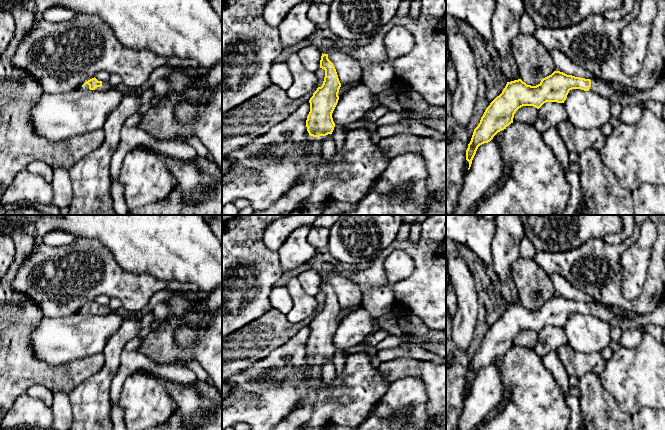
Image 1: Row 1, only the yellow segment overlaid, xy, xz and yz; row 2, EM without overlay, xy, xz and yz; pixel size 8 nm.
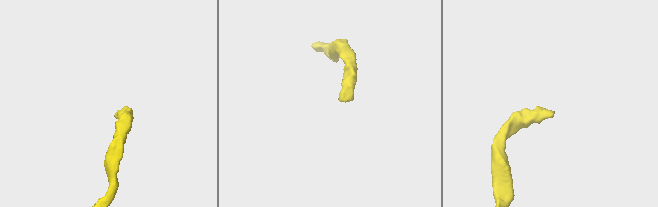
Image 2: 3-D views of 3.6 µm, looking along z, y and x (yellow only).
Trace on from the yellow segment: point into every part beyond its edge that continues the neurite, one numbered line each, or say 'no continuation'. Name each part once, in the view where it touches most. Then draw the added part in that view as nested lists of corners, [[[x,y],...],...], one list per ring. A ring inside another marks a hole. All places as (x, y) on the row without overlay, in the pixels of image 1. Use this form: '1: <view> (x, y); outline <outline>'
1: xz (299, 417); outline [[[326,360],[310,361],[309,384],[311,386],[311,392],[298,408],[294,409],[288,417],[271,430],[303,430],[304,426],[312,417],[312,409],[316,400],[319,380],[322,379],[322,367],[325,364]]]

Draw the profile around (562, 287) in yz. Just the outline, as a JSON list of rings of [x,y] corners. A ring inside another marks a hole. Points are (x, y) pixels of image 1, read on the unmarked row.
[[[551,274],[549,275],[555,291],[558,295],[563,296],[567,299],[572,299],[575,301],[585,302],[585,303],[596,303],[595,300],[585,294],[584,292],[574,288],[566,279],[558,274]]]

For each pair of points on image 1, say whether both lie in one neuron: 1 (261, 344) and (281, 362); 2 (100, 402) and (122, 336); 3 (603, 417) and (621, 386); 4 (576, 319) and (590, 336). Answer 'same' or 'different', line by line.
1: different
2: same
3: different
4: same

